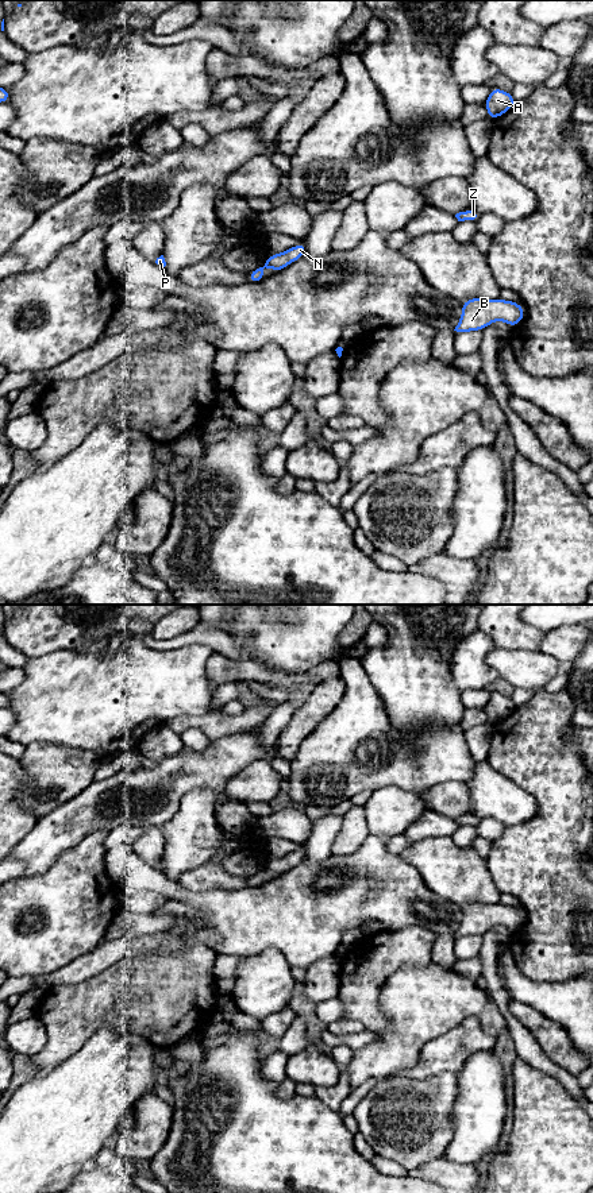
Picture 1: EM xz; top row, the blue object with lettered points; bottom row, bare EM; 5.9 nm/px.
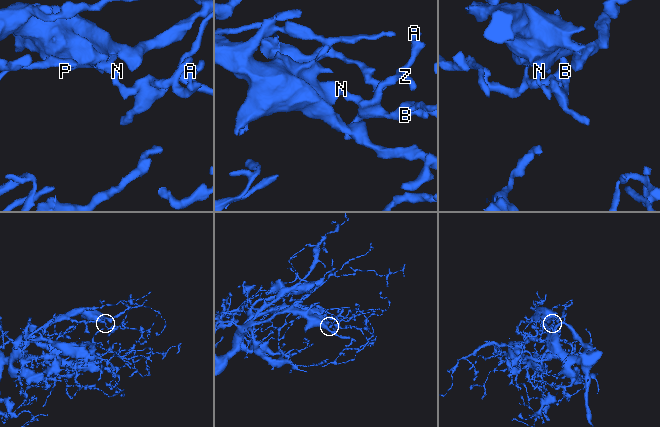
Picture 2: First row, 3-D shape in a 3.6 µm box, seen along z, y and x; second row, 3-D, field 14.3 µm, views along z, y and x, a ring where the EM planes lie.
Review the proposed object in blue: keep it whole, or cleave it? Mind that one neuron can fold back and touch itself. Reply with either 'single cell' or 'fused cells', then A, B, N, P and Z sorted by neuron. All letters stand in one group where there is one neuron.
single cell; groups A B N P Z

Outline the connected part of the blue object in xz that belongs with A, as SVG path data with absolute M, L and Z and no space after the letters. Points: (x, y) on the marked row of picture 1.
M492 88L490 94L484 104L486 107L489 119L494 120L508 112L515 103L516 100L512 97L511 92Z

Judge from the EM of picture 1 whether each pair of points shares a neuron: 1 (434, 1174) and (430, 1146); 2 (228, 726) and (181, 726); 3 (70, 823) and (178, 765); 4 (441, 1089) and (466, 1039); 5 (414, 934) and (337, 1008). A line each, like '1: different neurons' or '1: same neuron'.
1: different neurons
2: same neuron
3: same neuron
4: different neurons
5: different neurons

